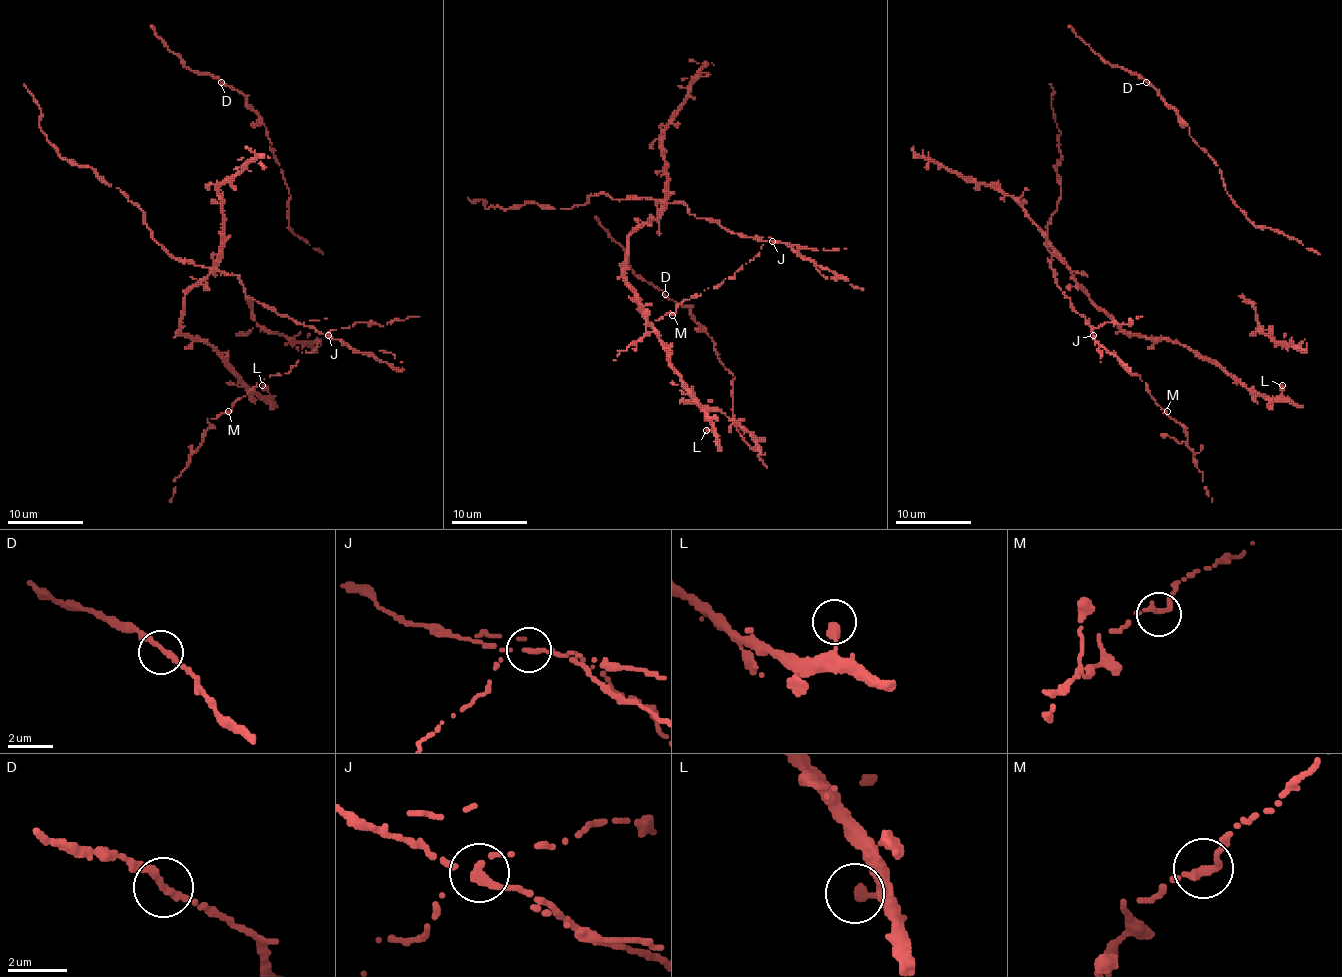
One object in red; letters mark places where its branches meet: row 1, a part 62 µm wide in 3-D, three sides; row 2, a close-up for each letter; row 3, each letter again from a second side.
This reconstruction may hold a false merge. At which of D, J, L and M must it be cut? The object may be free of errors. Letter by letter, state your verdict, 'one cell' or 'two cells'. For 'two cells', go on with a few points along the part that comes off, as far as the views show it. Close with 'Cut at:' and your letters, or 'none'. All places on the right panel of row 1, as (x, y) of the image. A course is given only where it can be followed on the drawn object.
D: one cell
J: two cells; foreign part runs (1093, 335), (1061, 288), (1046, 245), (1061, 195), (1055, 167), (1061, 131), (1049, 84)
L: one cell
M: one cell
Cut at: J

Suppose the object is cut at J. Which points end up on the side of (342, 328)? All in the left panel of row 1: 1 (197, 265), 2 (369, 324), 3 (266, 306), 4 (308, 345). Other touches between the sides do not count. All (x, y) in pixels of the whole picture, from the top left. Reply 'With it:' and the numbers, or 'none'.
With it: 2, 4

